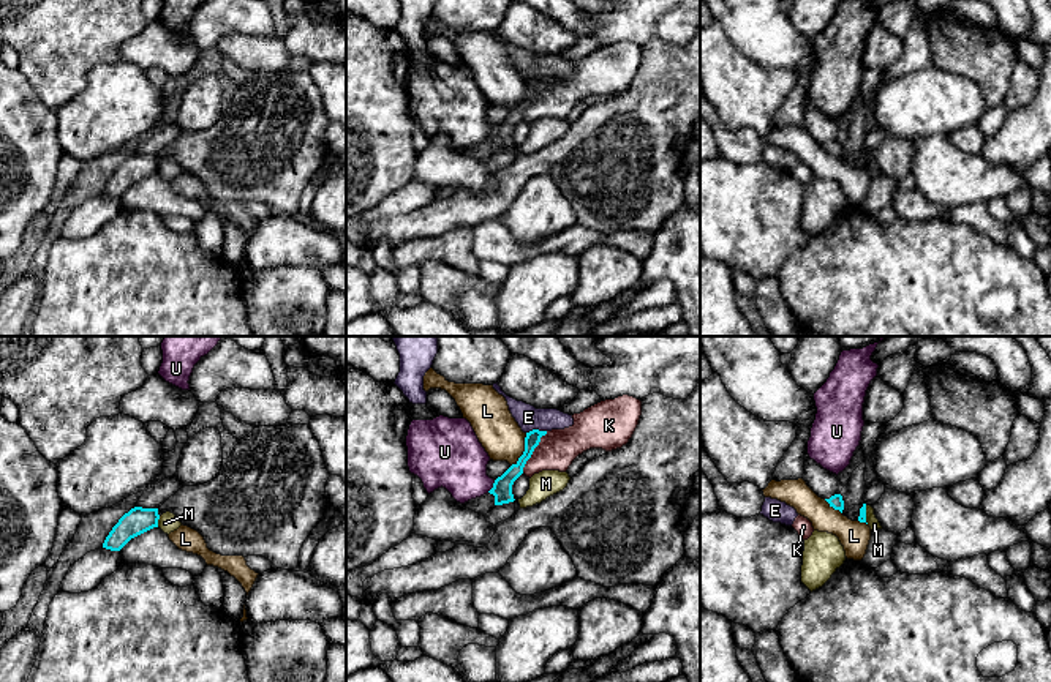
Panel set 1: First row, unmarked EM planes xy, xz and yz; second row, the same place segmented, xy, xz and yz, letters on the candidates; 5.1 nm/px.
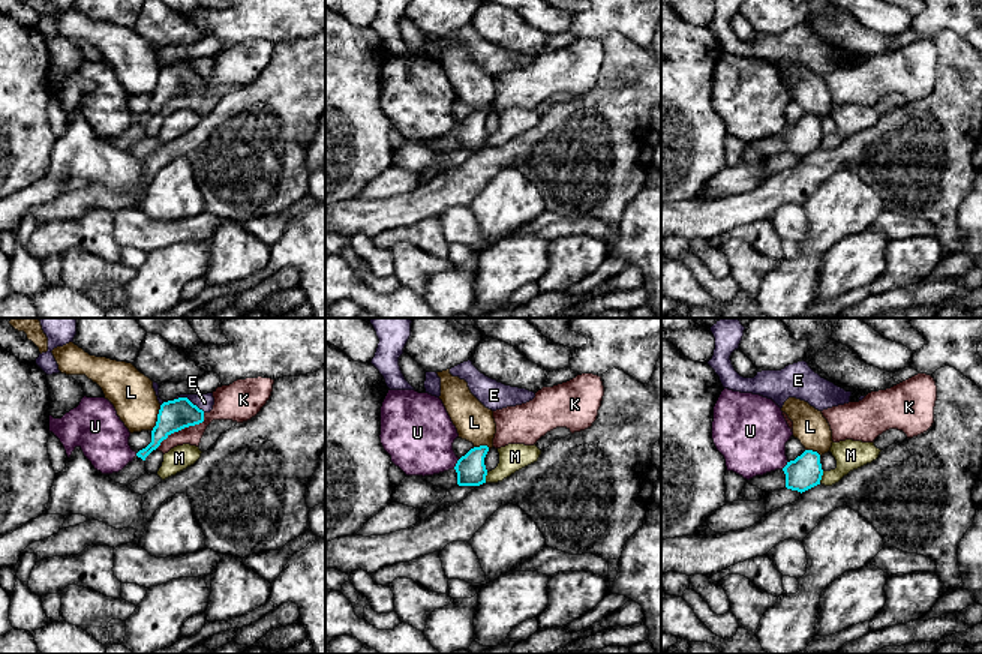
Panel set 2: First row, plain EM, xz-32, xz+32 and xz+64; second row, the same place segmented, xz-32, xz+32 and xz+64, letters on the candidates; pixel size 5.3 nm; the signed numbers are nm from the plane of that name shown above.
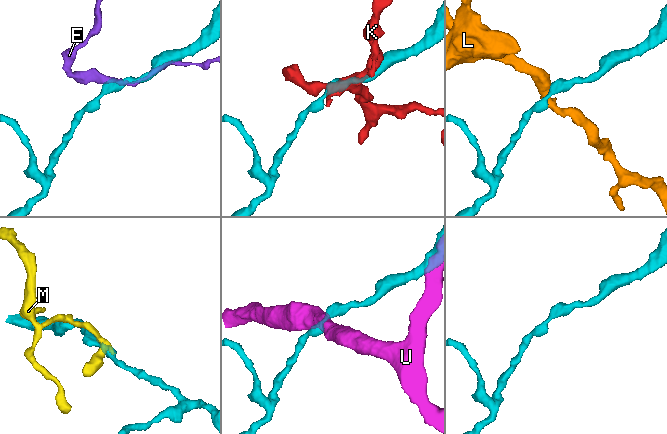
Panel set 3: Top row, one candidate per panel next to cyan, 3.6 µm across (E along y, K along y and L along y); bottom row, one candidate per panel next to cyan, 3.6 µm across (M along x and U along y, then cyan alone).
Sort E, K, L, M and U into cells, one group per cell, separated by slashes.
E / K / L / M / U

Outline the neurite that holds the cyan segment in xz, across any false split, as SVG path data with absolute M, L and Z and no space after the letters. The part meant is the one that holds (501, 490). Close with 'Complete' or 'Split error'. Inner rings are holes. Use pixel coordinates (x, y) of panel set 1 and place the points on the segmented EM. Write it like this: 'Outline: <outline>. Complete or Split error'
Outline: M539 429L526 433L523 455L501 477L495 480L493 488L488 491L495 496L495 505L503 505L515 500L512 494L512 485L523 474L526 461L531 458L534 448L539 445L541 437L545 434L547 431Z. Complete

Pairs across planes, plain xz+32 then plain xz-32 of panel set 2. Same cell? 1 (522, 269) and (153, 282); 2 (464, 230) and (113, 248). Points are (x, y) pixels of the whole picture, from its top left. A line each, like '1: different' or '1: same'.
1: same
2: different

